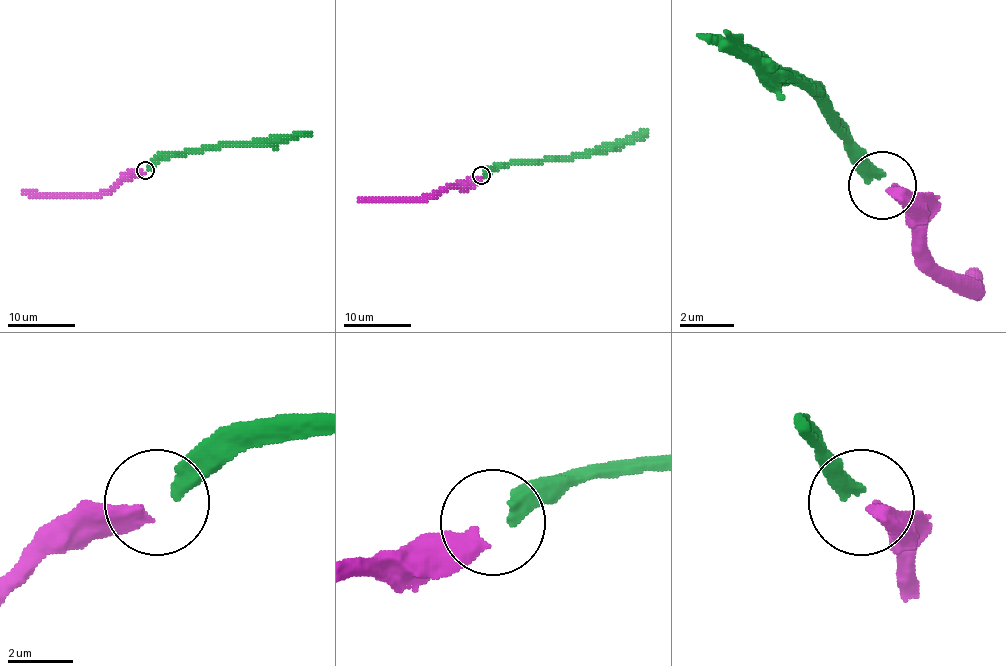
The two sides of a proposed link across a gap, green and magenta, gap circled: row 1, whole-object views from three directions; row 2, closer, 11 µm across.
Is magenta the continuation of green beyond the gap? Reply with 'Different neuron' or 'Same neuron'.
Same neuron

